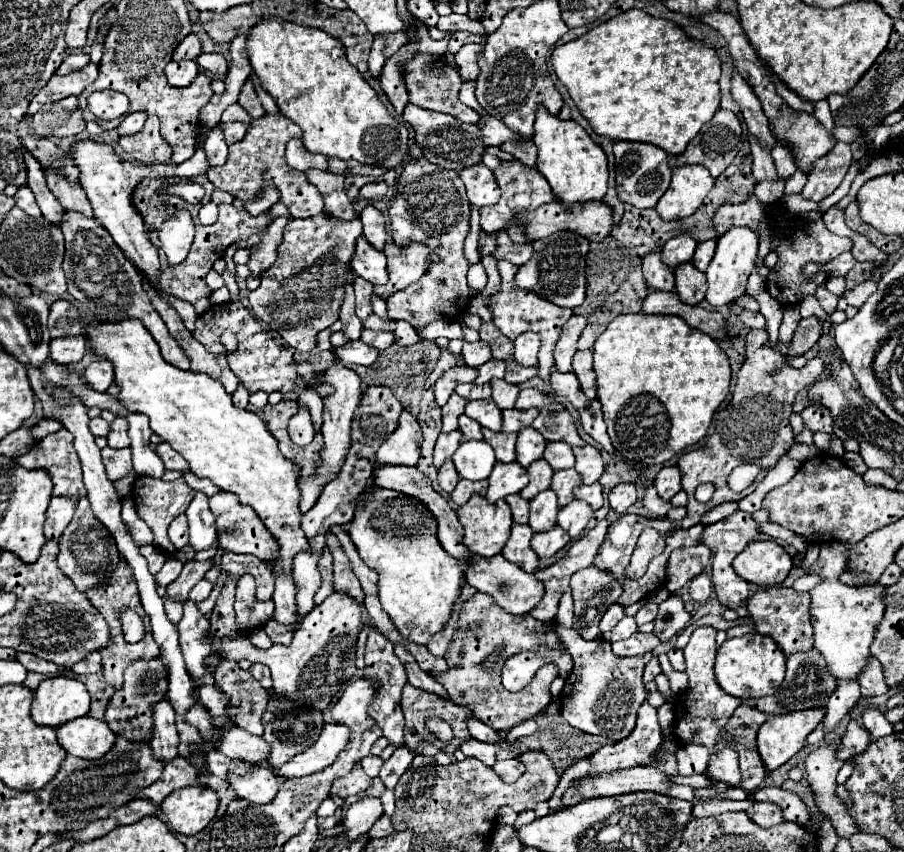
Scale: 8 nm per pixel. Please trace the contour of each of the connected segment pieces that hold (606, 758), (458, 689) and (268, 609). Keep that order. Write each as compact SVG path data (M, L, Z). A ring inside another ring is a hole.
M644 702L640 706L638 718L636 718L636 726L632 730L630 736L626 736L624 740L618 740L614 744L606 744L600 750L596 750L594 754L590 754L588 758L580 758L574 760L562 774L558 780L558 786L554 790L554 794L548 798L548 808L550 812L558 812L566 806L562 806L562 794L566 792L566 786L574 786L574 782L582 782L582 778L588 778L592 774L610 774L616 770L626 770L626 768L634 768L634 766L648 766L650 762L656 760L658 750L660 750L660 742L662 742L662 732L660 732L660 724L656 718L656 708L650 706L648 702Z
M478 592L468 602L464 602L464 608L462 608L460 620L458 620L458 628L460 630L454 634L448 654L446 654L446 662L450 668L446 674L436 676L436 680L448 690L452 702L458 702L458 706L470 706L470 710L474 710L474 716L478 720L482 720L484 724L488 724L490 728L500 730L500 732L510 730L516 724L538 716L550 704L550 700L552 700L550 684L558 676L558 666L554 662L544 664L536 672L532 682L520 692L508 692L500 682L500 672L502 672L506 658L526 652L526 650L538 650L540 646L546 646L550 650L566 652L566 646L562 646L558 632L556 632L556 628L558 628L556 620L538 622L532 614L524 614L524 616L508 614L488 594ZM500 646L504 646L504 652L500 654L494 668L482 670L480 662Z
M246 574L236 584L234 610L236 610L236 622L242 624L248 634L252 634L274 616L274 602L254 600L254 576Z

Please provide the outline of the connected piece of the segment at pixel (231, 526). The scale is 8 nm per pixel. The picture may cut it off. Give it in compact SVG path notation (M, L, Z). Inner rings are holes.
M220 490L218 494L214 494L210 498L210 510L216 518L216 530L218 530L218 544L222 550L230 550L230 552L240 552L240 554L254 554L260 560L264 560L266 564L272 562L278 554L278 544L272 538L272 534L266 530L266 526L260 522L260 518L256 516L256 512L250 506L242 506L238 502L236 494L224 492Z

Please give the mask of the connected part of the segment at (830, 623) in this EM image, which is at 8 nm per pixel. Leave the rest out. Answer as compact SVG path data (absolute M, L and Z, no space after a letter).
M830 542L820 548L818 562L812 566L814 574L824 578L814 590L810 590L812 598L812 624L814 624L814 648L824 656L826 668L834 676L836 684L844 680L856 680L868 664L870 644L874 640L874 630L878 622L882 622L884 614L884 590L882 584L872 586L844 586L838 582L838 574L845 569L847 563L848 542Z

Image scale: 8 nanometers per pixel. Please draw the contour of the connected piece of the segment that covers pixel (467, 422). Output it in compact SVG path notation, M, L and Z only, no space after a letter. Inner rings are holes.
M466 414L460 416L460 426L458 428L464 434L462 440L482 440L482 426L476 420L468 418Z

